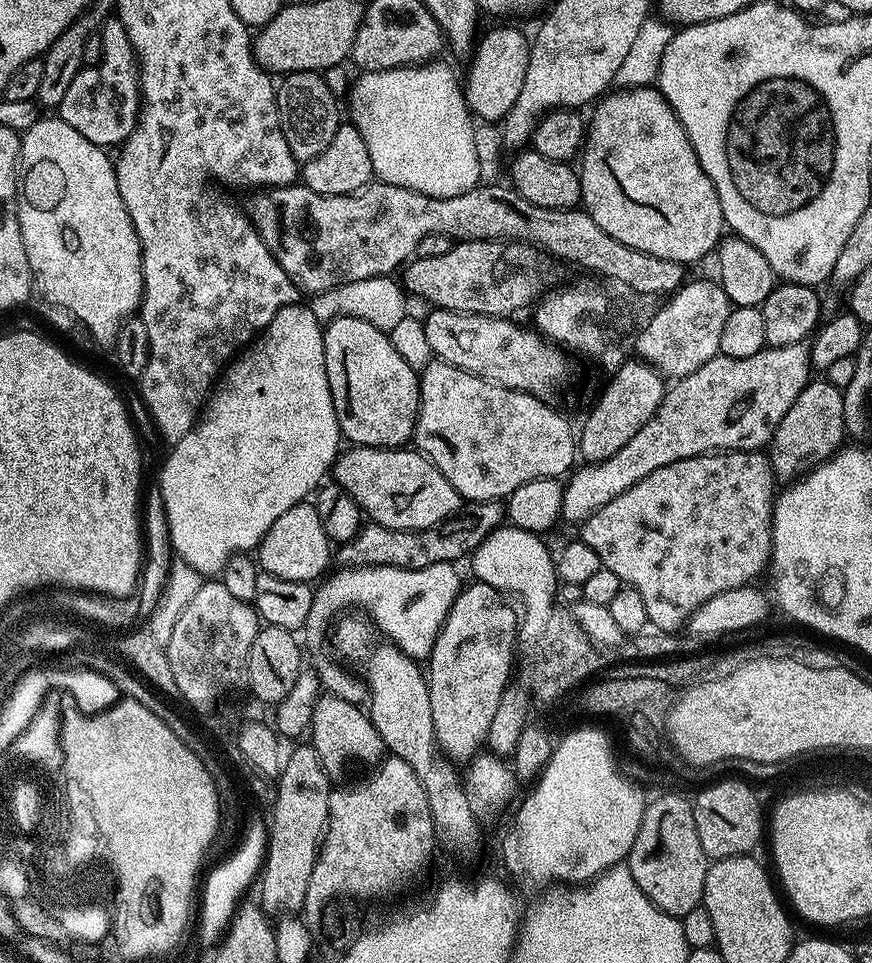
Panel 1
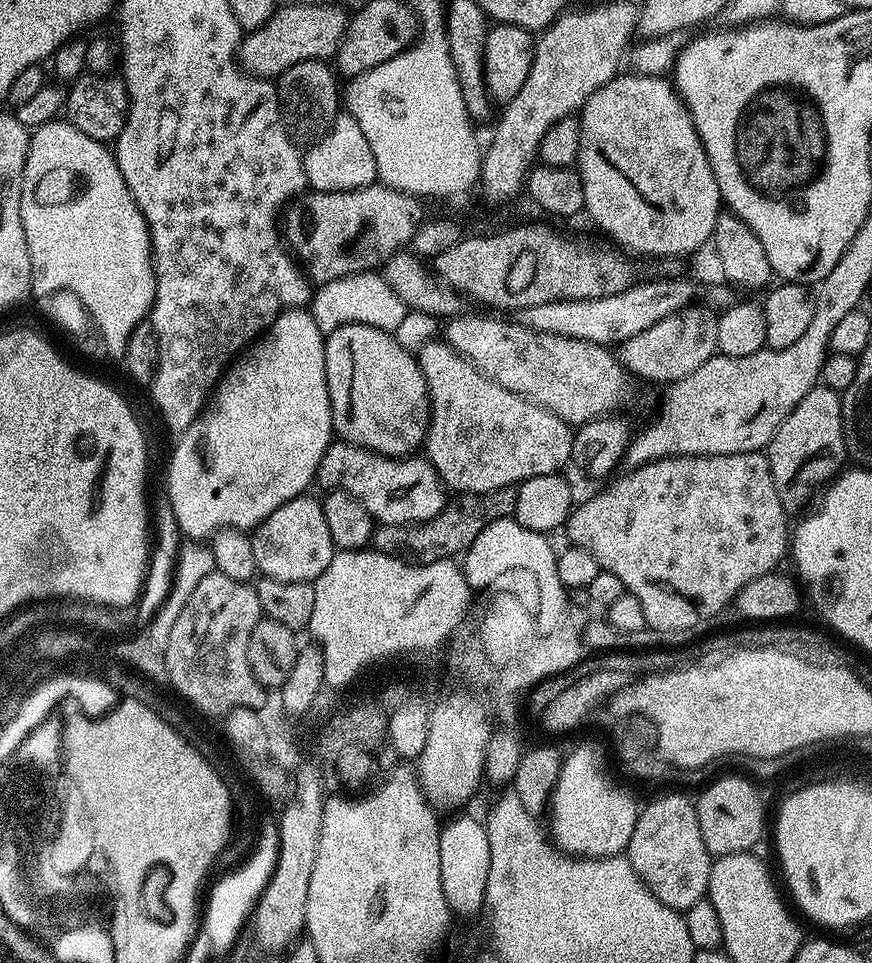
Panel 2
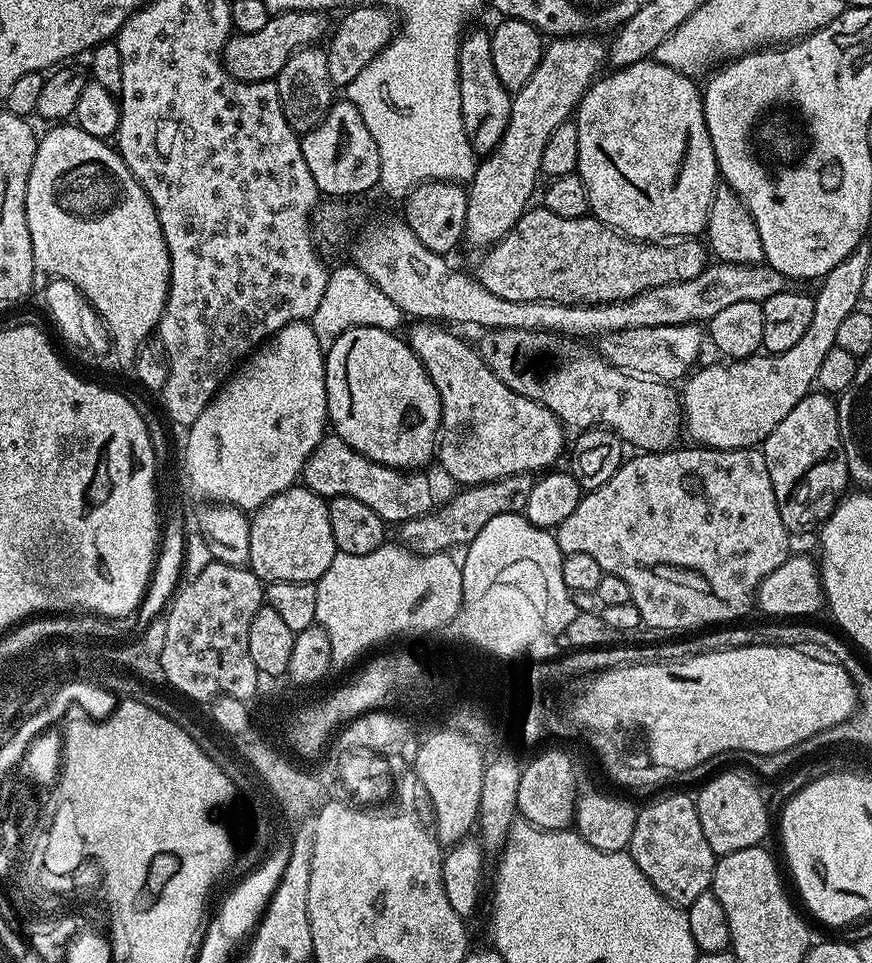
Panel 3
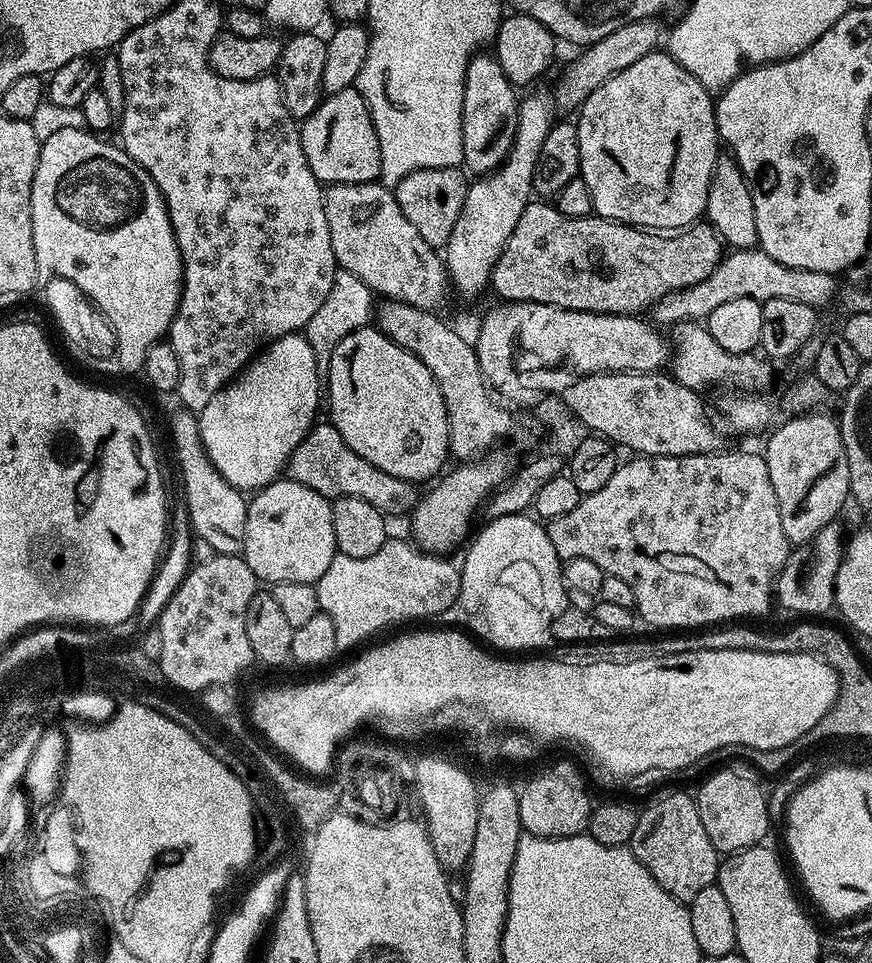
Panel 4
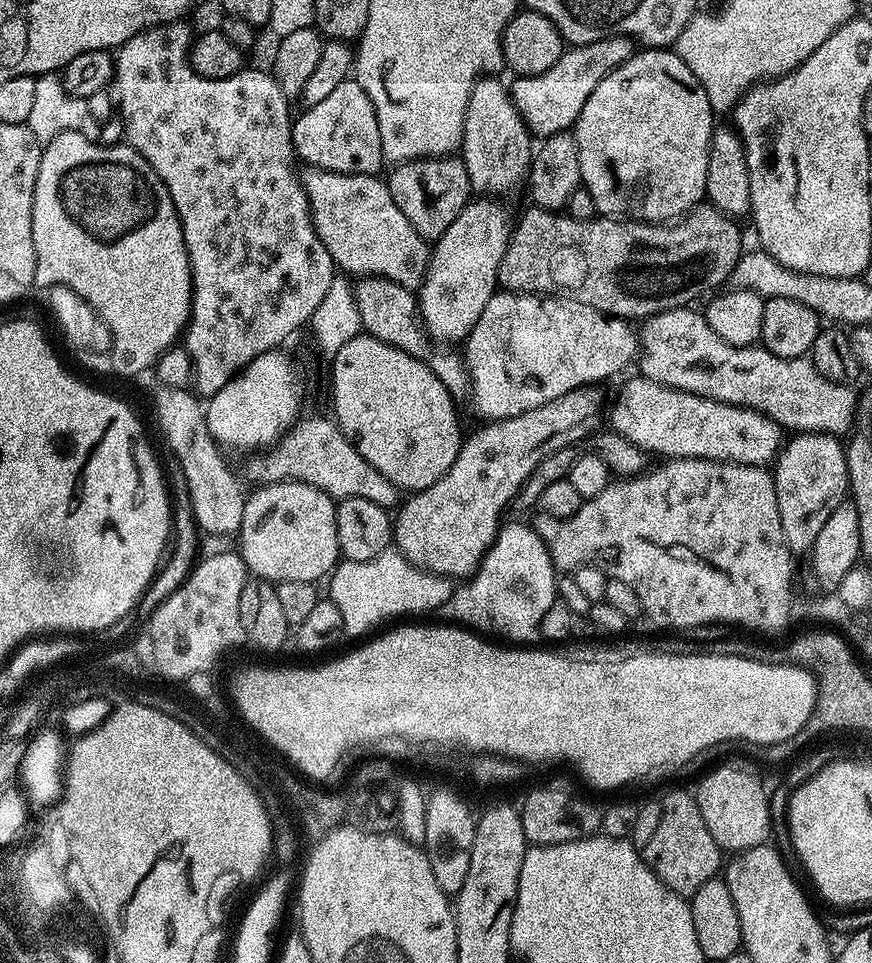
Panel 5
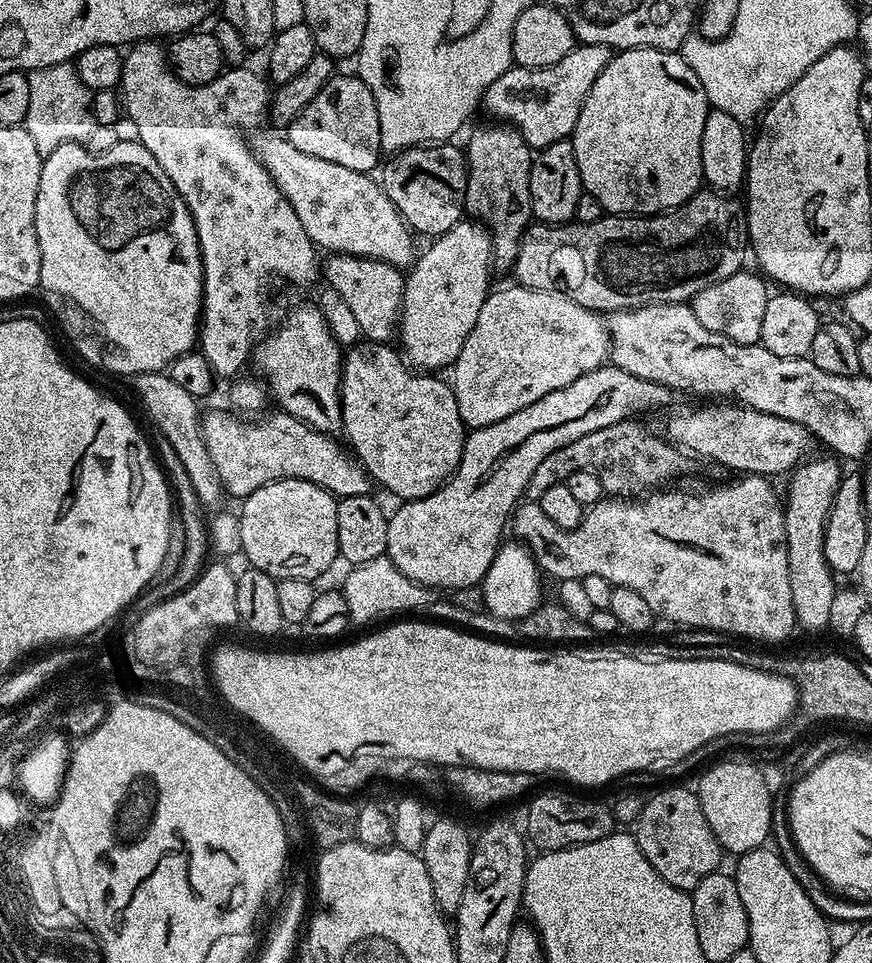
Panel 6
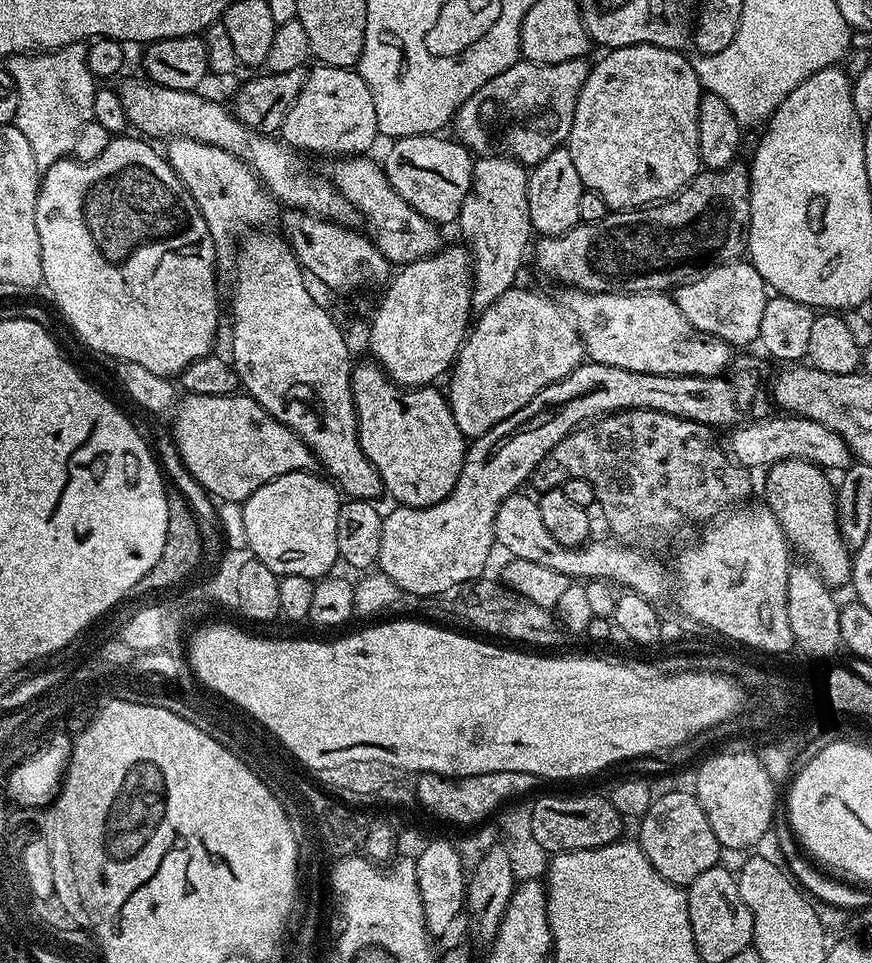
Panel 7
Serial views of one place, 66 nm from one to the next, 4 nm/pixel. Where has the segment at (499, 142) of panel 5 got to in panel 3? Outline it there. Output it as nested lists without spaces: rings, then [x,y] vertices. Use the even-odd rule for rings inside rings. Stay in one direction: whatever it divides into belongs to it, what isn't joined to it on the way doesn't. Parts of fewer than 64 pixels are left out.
[[[472,26],[460,37],[458,50],[458,78],[462,98],[462,118],[466,126],[468,141],[472,143],[477,157],[483,158],[492,152],[506,132],[506,122],[510,122],[510,106],[513,93],[507,92],[498,82],[494,71],[494,54],[490,54],[492,38],[489,29]]]

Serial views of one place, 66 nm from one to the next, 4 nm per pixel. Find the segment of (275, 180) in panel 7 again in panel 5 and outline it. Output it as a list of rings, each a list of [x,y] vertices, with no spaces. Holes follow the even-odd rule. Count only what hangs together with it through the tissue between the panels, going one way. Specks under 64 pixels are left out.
[[[309,167],[307,171],[303,173],[302,183],[308,195],[314,230],[318,238],[322,238],[322,246],[326,246],[337,269],[356,278],[380,277],[401,284],[406,289],[419,289],[428,269],[430,244],[418,234],[418,230],[414,230],[414,226],[410,226],[410,218],[398,210],[398,202],[390,198],[387,183],[379,175],[338,174],[314,167]]]

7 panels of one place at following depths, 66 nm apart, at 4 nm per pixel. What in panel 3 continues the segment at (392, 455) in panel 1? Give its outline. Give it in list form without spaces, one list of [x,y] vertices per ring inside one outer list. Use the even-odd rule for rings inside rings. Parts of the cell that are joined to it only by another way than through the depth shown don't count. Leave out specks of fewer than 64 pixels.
[[[335,434],[325,435],[320,445],[313,450],[304,464],[302,473],[303,487],[319,496],[349,496],[358,498],[358,502],[370,506],[389,525],[399,526],[405,520],[427,516],[433,511],[432,484],[420,470],[405,470],[382,466],[354,450],[342,438]]]

